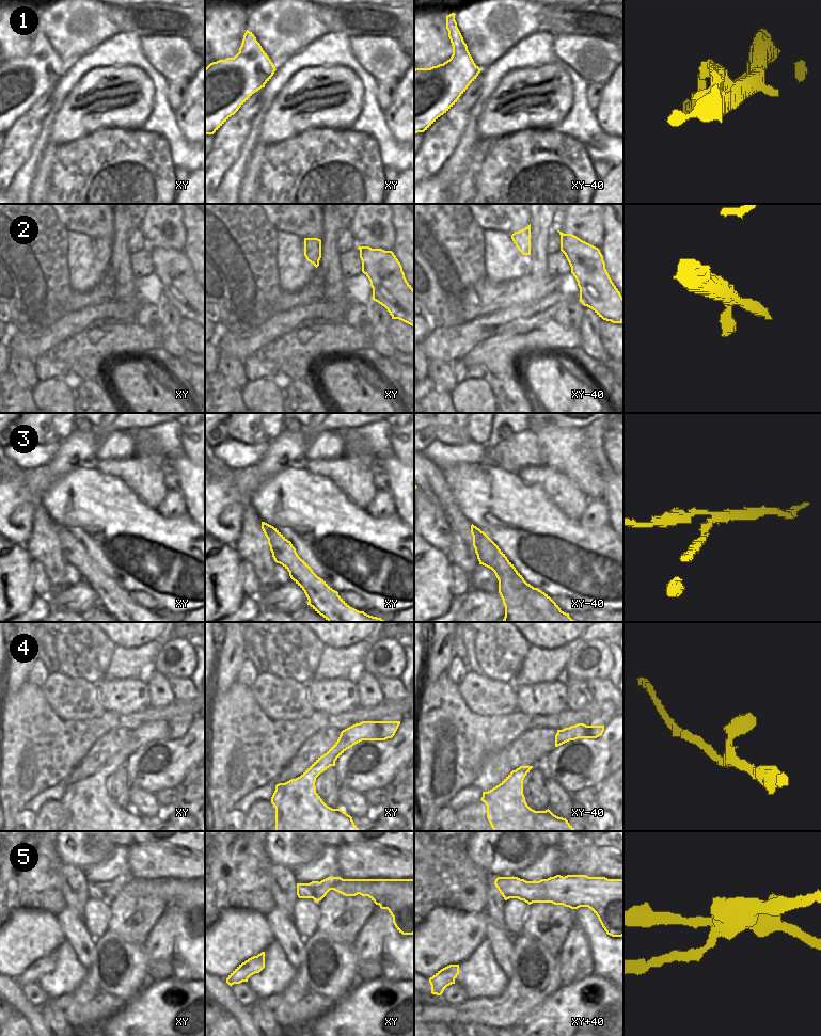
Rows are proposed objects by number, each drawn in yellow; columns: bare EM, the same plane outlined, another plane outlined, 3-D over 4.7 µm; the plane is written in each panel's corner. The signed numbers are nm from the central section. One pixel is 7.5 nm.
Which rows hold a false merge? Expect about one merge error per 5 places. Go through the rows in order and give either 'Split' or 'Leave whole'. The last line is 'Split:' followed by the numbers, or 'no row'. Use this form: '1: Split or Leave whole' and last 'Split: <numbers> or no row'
1: Split
2: Leave whole
3: Split
4: Leave whole
5: Split
Split: 1, 3, 5

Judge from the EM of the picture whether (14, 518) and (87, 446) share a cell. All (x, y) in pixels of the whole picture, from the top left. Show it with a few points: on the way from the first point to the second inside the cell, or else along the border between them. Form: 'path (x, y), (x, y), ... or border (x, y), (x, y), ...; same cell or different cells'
path (26, 497), (66, 460); same cell

